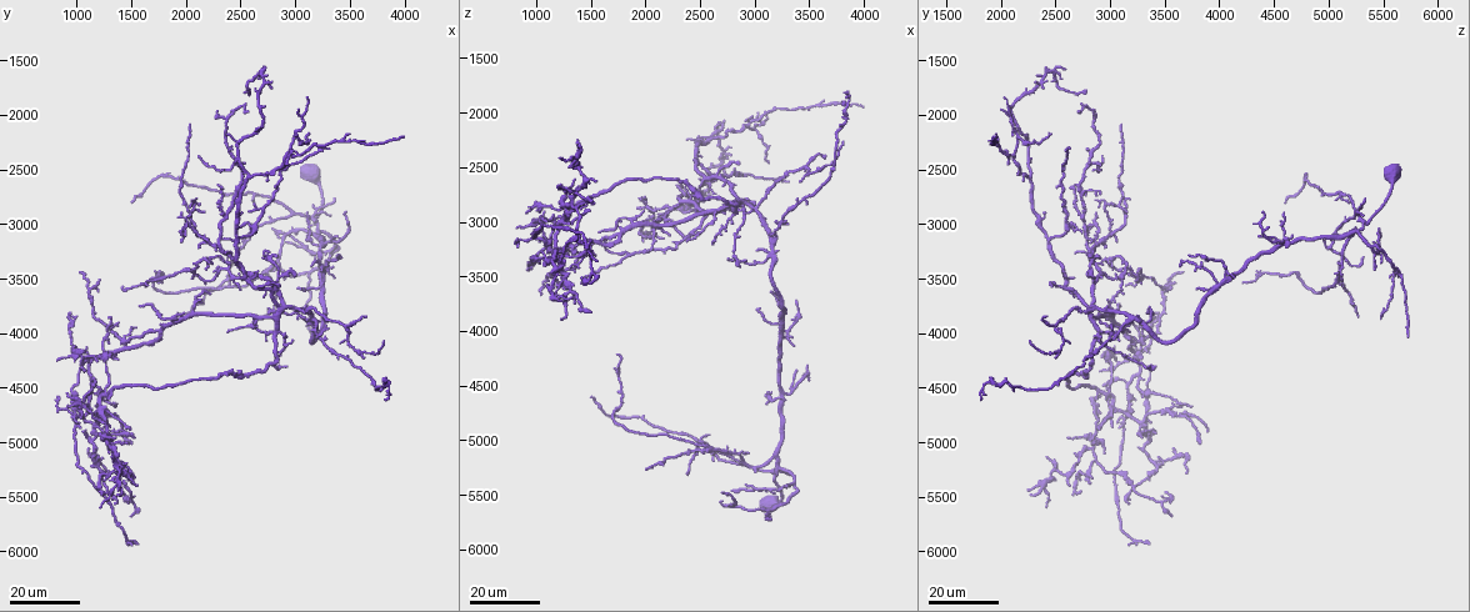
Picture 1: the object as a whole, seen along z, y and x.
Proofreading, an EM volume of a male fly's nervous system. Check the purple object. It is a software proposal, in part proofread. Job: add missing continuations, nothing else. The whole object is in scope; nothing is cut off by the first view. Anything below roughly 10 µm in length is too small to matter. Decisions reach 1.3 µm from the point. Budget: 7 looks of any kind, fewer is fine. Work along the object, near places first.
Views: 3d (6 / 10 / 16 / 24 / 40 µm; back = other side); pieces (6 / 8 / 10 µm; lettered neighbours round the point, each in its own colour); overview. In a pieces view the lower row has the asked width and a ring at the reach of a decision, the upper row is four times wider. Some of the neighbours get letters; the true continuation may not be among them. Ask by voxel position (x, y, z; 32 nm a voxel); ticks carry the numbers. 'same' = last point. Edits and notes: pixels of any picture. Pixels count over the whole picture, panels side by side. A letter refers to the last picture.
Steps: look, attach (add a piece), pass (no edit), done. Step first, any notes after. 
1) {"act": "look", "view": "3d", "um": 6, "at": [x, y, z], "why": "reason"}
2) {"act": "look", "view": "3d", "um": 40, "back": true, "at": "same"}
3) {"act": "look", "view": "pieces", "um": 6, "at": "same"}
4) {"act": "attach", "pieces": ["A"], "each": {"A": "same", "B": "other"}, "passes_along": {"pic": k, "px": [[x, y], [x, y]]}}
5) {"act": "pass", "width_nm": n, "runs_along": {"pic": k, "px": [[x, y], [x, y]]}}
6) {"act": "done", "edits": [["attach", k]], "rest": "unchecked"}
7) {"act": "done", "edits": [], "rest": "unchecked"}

{"act": "look", "view": "3d", "um": 24, "at": [1740, 3560, 4220], "why": "branch stops here"}

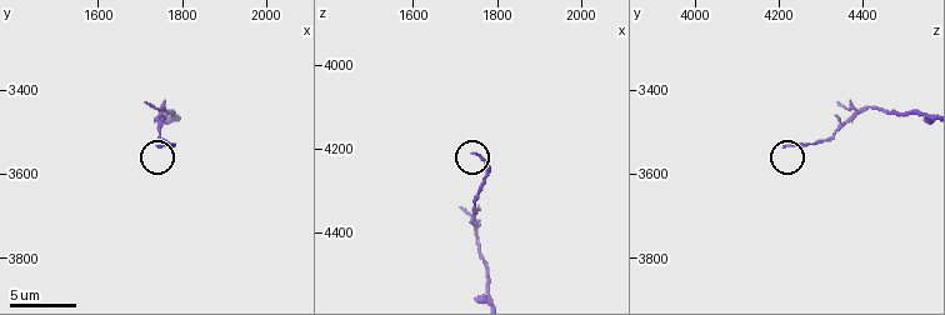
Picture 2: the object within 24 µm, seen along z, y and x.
{"act": "look", "view": "3d", "um": 10, "at": [1750, 3530, 4205]}

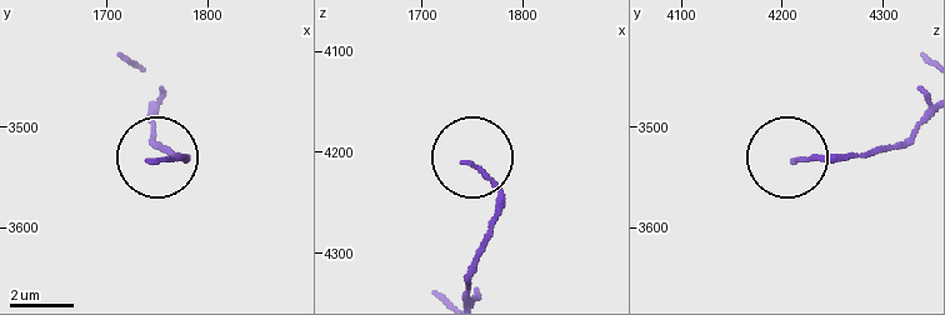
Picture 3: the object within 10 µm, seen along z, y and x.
{"act": "look", "view": "pieces", "um": 6, "at": [1742, 3536, 4210]}

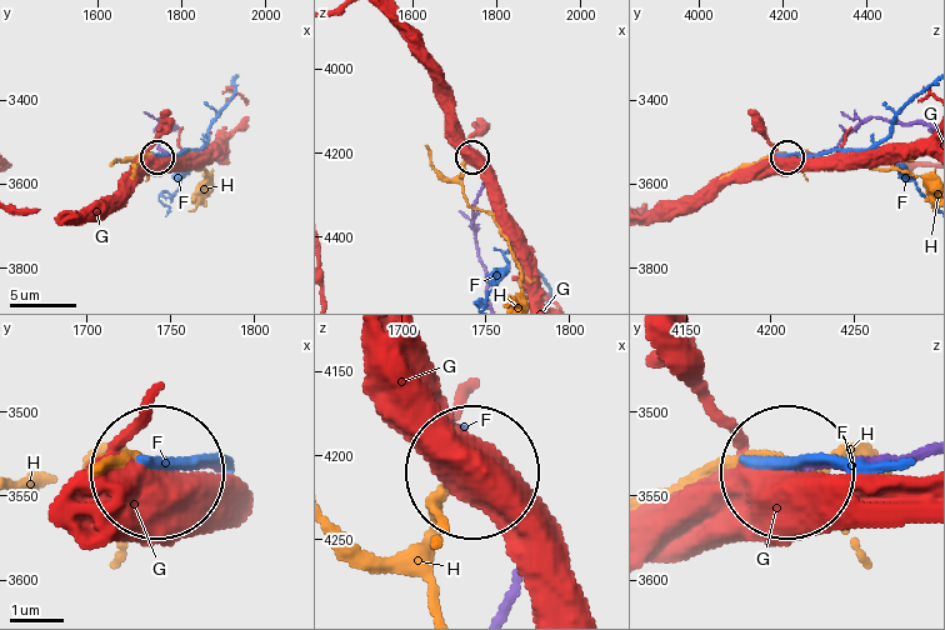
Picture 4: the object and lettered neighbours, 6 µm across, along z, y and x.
{"act": "pass", "width_nm": 110, "each": {"F": "other", "G": "other", "H": "other"}, "runs_along": {"pic": 4, "px": [[911, 453], [790, 475]]}, "found": "none of them fits"}

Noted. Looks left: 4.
{"act": "look", "view": "3d", "um": 24, "at": [2700, 3860, 5480], "why": "thin end"}

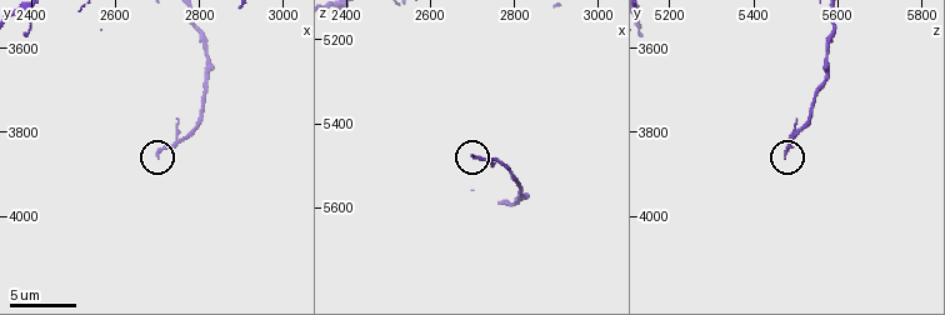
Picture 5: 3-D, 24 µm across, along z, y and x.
{"act": "look", "view": "pieces", "um": 8, "at": [2705, 3855, 5470]}

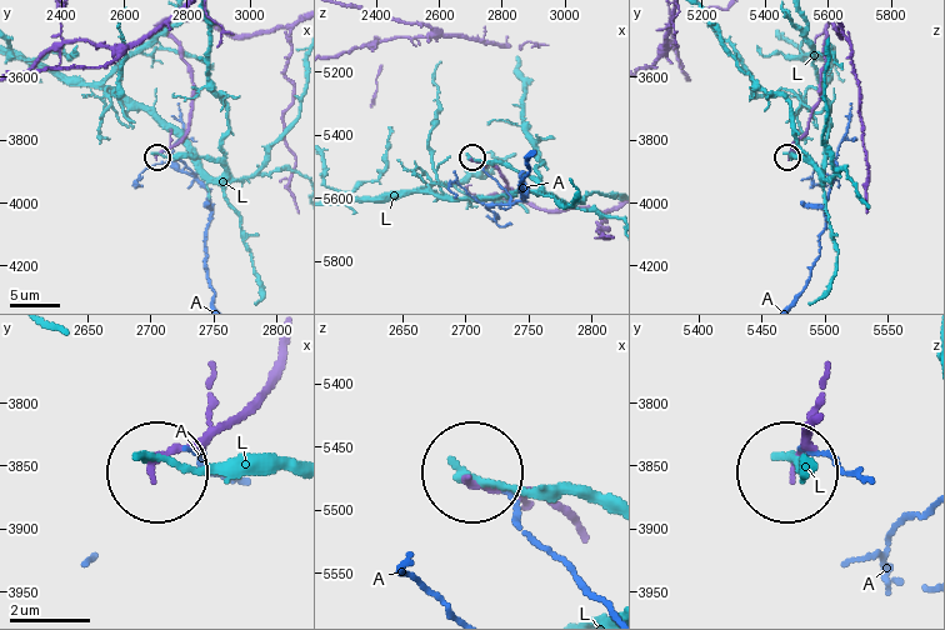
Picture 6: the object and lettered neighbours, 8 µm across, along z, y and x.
{"act": "pass", "each": {"A": "other", "L": "other"}, "runs_along": {"pic": 6, "px": [[276, 375], [155, 473]]}, "found": "no lettered piece goes on from it"}

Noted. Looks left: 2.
{"act": "look", "view": "3d", "um": 16, "at": [1040, 3420, 3660], "why": "long arm stops here"}

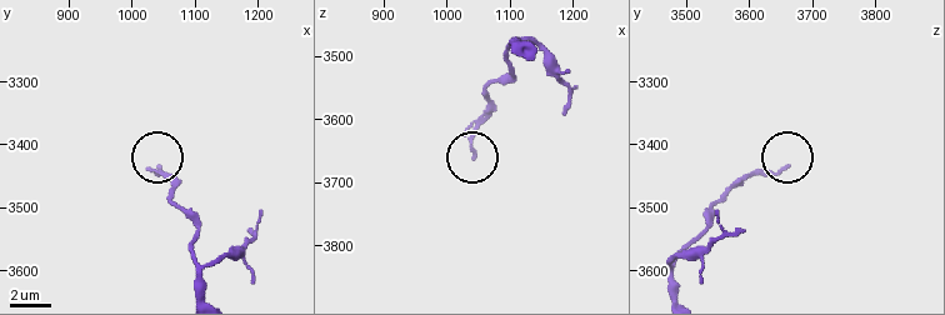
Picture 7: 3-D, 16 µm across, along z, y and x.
{"act": "look", "view": "pieces", "um": 8, "at": [1040, 3435, 3665]}

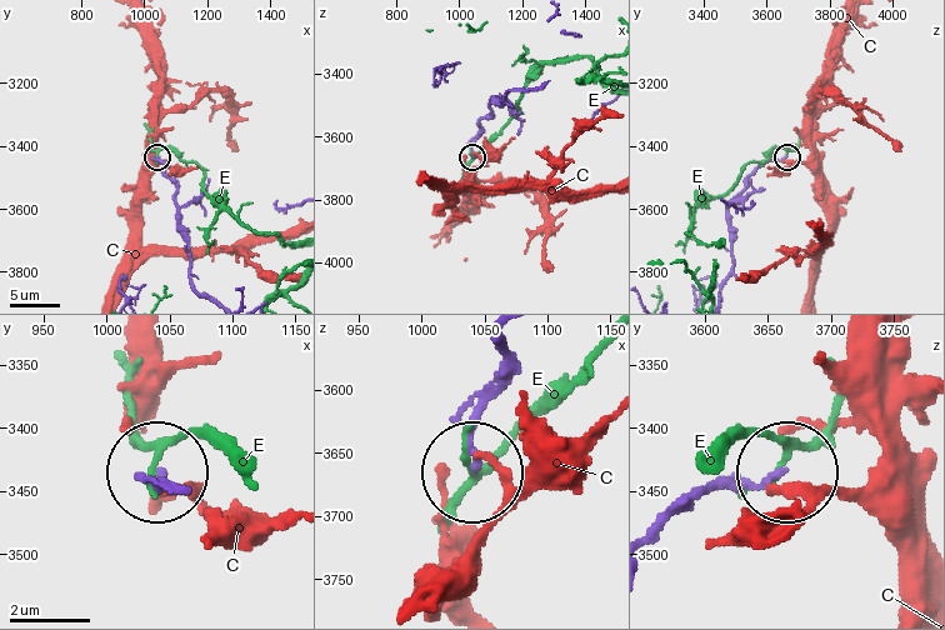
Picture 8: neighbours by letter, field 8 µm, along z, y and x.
{"act": "pass", "each": {"C": "other", "E": "other"}, "runs_along": {"pic": 8, "px": [[503, 335], [473, 435], [473, 473]]}, "found": "no lettered piece goes on from it"}

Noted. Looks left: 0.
{"act": "done", "edits": [], "rest": "unchecked"}

